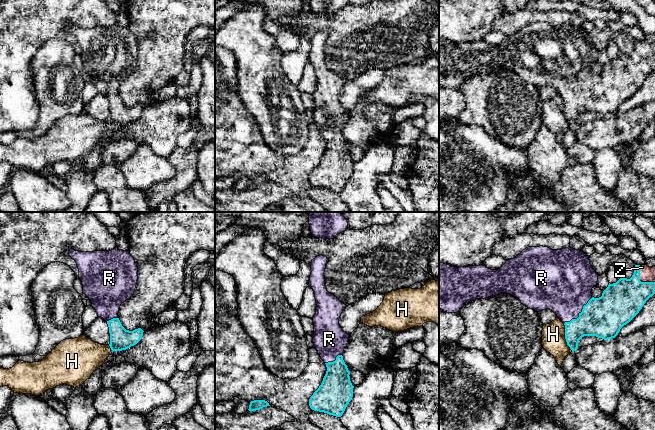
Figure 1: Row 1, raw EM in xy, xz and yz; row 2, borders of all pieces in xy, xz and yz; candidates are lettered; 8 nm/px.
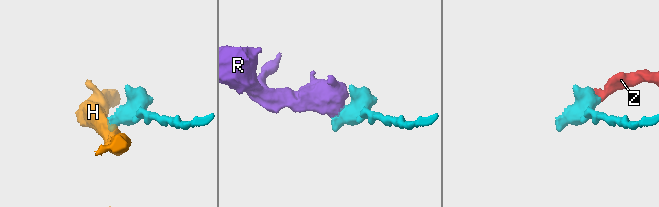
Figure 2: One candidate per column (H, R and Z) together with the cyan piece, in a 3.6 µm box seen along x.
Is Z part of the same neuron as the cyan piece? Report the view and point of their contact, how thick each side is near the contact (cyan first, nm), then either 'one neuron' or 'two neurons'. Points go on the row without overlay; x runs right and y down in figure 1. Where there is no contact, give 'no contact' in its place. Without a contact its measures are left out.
yz (639, 56) | 320/130 nm | one neuron

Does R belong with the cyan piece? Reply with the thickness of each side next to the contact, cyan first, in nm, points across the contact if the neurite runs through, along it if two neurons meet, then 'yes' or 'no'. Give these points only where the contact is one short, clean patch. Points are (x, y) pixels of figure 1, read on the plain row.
calibres 320 and 420 nm; way yz (603, 93), (579, 90), (570, 69), (564, 63); yes

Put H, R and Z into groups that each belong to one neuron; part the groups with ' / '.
H / R Z

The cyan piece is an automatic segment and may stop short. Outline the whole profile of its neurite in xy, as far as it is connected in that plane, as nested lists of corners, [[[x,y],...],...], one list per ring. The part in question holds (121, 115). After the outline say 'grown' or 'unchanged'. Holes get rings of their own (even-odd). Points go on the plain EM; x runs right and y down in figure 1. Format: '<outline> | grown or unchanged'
[[[114,24],[111,27],[81,28],[70,25],[69,32],[74,35],[79,45],[83,69],[89,74],[98,93],[104,95],[109,103],[110,124],[112,127],[122,127],[136,121],[143,112],[141,104],[126,106],[119,94],[119,84],[122,79],[133,72],[138,56],[138,43],[128,27]]] | grown

